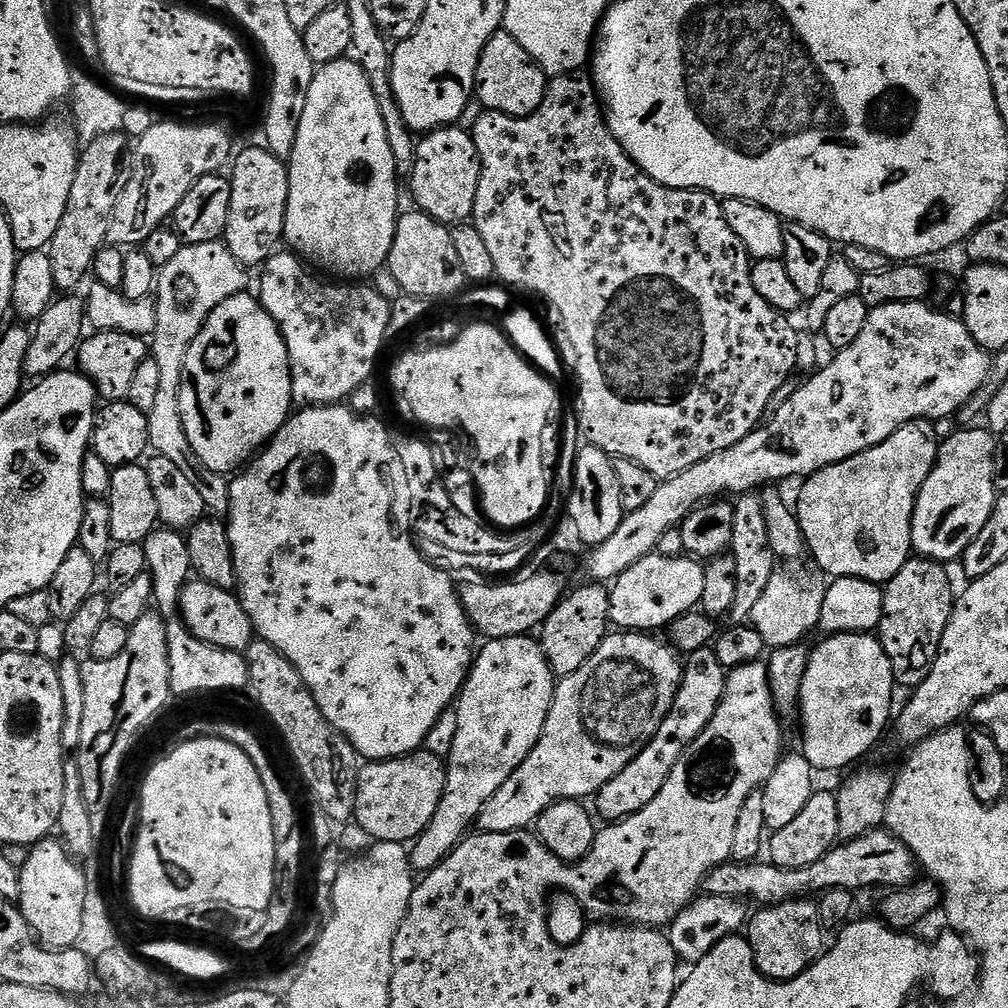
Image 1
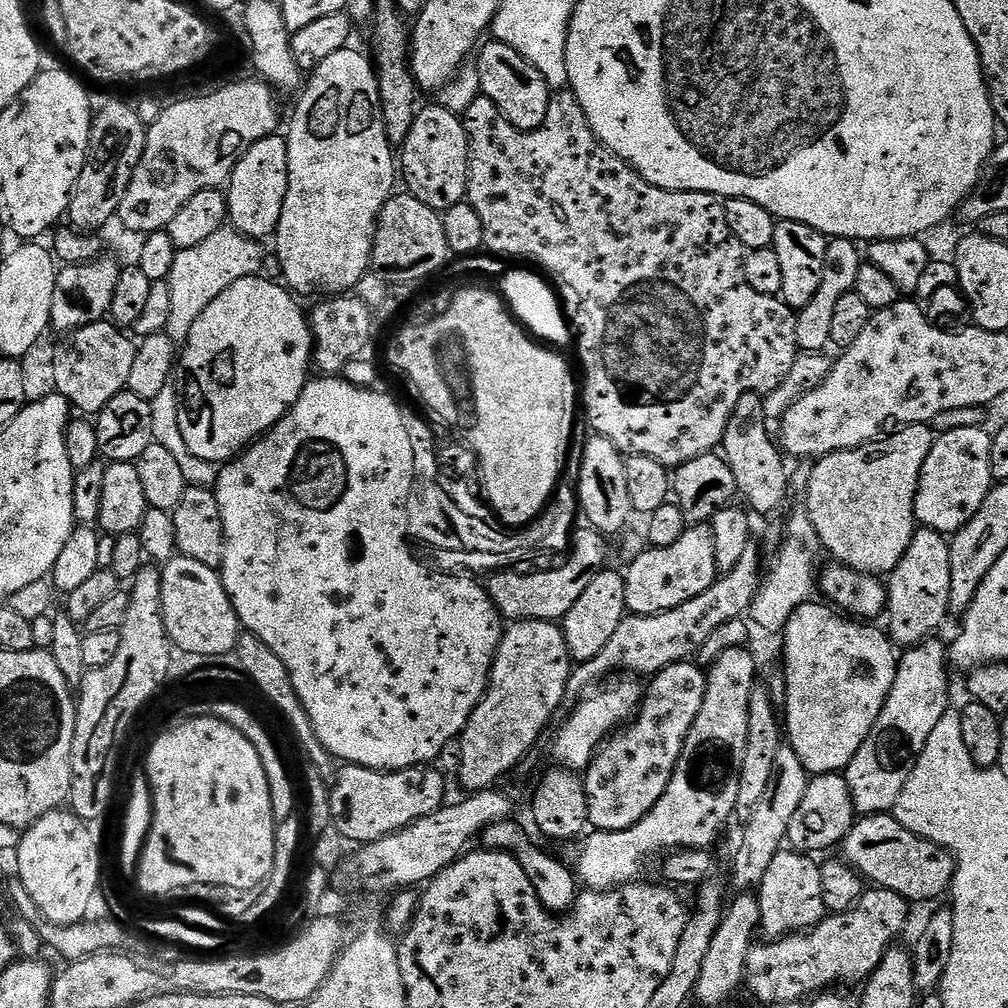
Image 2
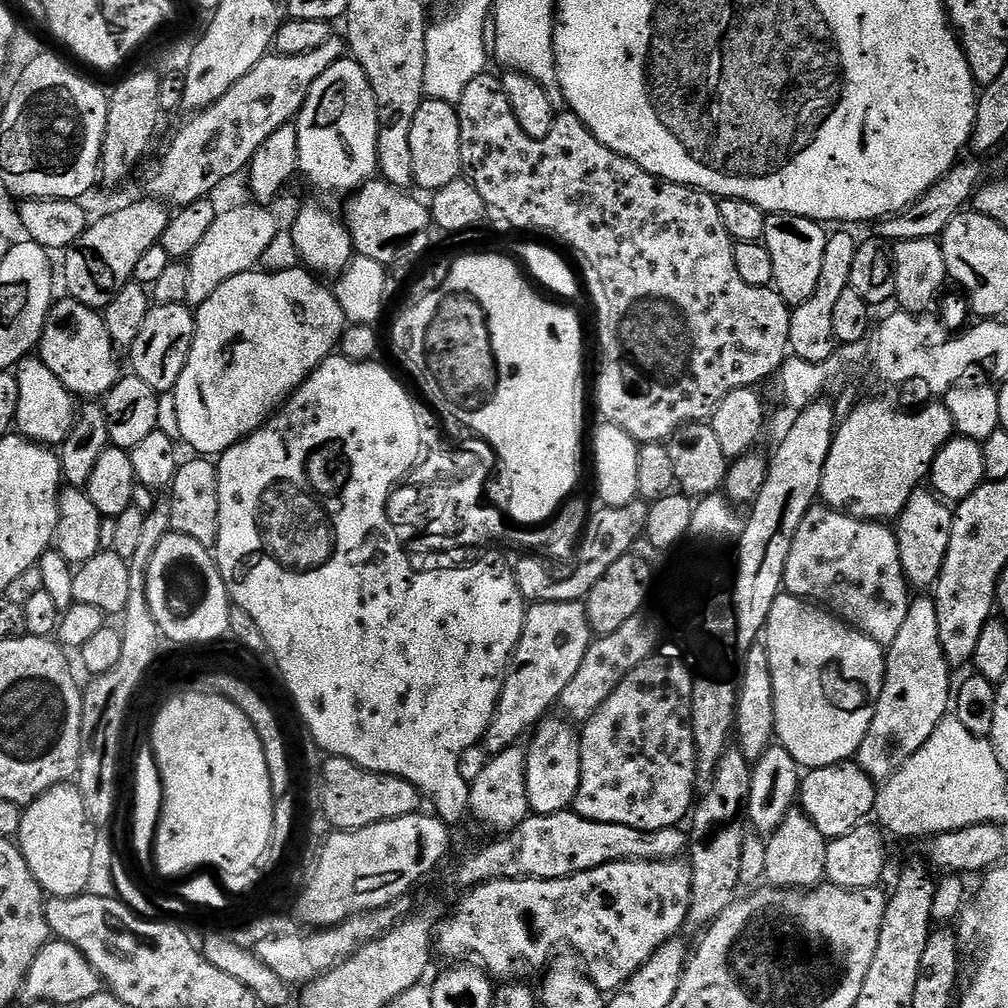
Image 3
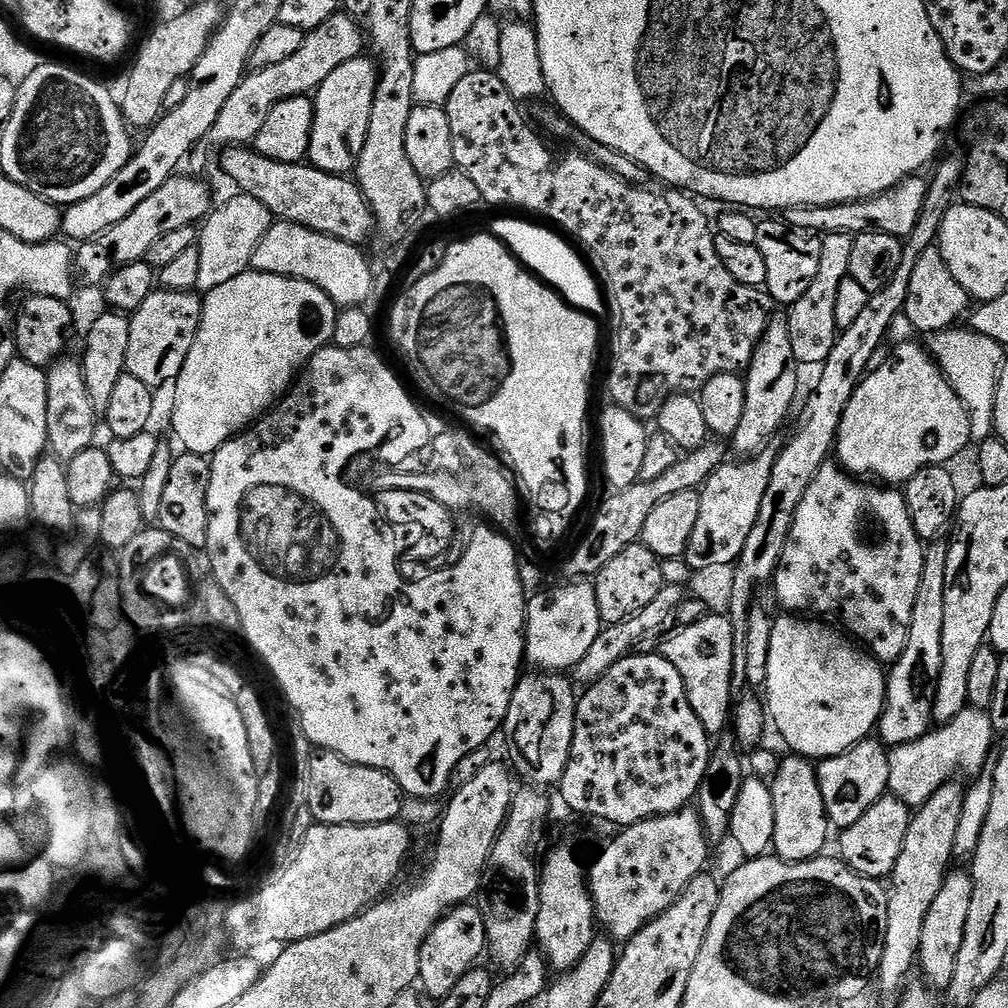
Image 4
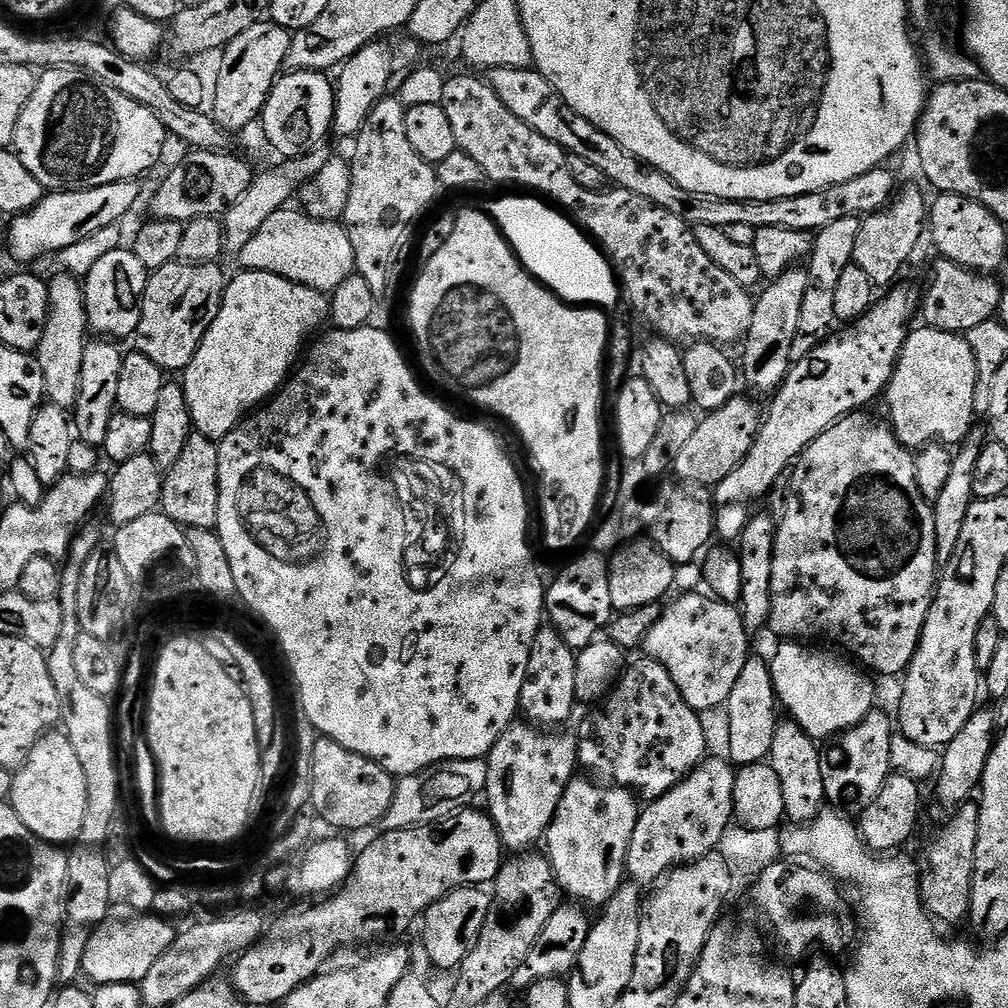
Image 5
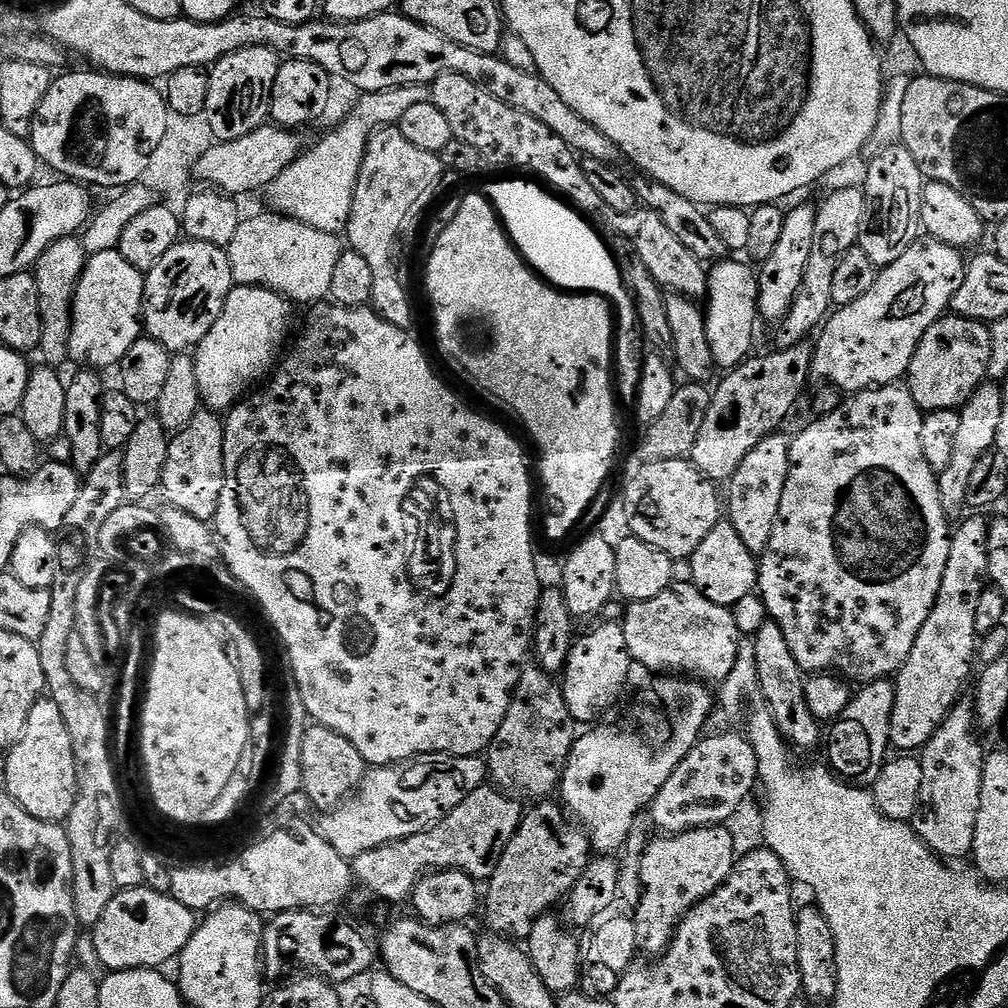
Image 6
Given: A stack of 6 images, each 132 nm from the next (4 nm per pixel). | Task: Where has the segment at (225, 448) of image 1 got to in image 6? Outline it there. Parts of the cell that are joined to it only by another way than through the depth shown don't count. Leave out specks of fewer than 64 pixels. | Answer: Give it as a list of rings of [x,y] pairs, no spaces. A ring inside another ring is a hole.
[[[233,287],[226,298],[226,306],[222,306],[222,314],[218,314],[218,322],[210,326],[210,334],[206,334],[194,349],[198,394],[205,409],[217,414],[227,413],[245,393],[255,389],[273,371],[281,355],[280,347],[288,336],[292,309],[288,300],[268,288]]]

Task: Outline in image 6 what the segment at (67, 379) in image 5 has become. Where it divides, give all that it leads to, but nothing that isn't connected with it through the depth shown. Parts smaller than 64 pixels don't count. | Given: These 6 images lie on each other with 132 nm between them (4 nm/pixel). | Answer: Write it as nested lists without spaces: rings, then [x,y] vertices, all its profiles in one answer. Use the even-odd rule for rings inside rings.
[[[75,235],[63,237],[54,242],[38,258],[34,275],[38,282],[38,310],[42,314],[42,338],[38,349],[43,363],[48,366],[67,365],[70,330],[72,329],[72,299],[84,268],[88,265],[89,254]]]

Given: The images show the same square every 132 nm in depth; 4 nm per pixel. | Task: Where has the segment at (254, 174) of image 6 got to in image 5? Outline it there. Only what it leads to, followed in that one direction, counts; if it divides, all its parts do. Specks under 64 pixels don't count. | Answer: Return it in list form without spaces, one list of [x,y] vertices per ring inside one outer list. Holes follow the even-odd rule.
[[[192,150],[184,161],[171,169],[168,177],[155,189],[151,215],[157,220],[203,220],[216,218],[252,185],[254,169],[240,156],[231,156],[228,150]]]

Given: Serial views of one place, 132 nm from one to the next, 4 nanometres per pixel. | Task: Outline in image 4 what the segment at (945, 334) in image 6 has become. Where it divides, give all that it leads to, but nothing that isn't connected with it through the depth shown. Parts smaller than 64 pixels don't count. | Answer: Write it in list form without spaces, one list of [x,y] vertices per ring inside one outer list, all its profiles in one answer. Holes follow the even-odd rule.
[[[923,343],[900,344],[893,350],[892,357],[890,357],[889,360],[882,360],[883,359],[865,375],[859,386],[854,390],[854,394],[842,414],[842,422],[840,423],[838,434],[836,435],[834,456],[845,472],[857,478],[875,478],[877,481],[883,482],[888,486],[903,486],[907,484],[910,478],[914,478],[914,474],[918,474],[918,470],[929,468],[935,464],[941,466],[947,465],[949,462],[952,462],[948,460],[954,459],[964,447],[969,446],[971,441],[970,418],[968,417],[967,410],[963,406],[963,402],[959,400],[958,394],[953,390],[943,370]]]

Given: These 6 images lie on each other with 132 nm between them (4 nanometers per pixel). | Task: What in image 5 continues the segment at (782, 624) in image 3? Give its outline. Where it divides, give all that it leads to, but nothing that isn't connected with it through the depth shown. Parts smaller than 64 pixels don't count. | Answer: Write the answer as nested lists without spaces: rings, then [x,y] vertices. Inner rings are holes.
[[[784,642],[781,645],[770,656],[773,685],[779,703],[788,707],[787,715],[802,726],[808,736],[824,742],[827,736],[835,737],[847,728],[853,728],[874,710],[875,704],[872,703],[876,700],[876,688],[851,659],[835,651],[823,652],[820,649],[823,647],[809,646],[804,642]]]

